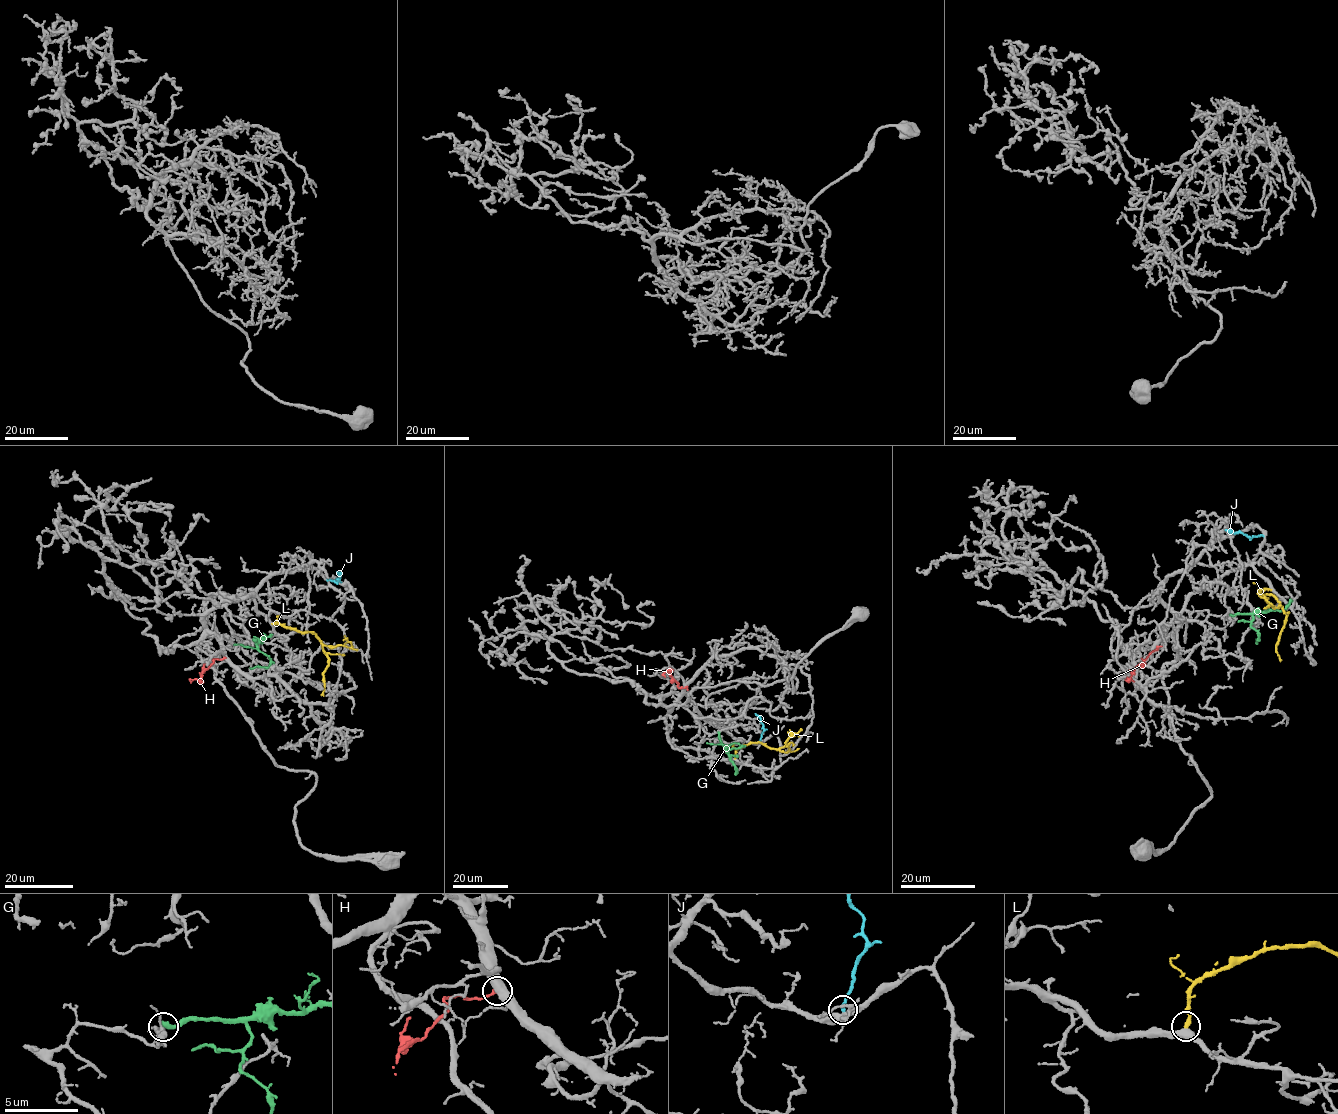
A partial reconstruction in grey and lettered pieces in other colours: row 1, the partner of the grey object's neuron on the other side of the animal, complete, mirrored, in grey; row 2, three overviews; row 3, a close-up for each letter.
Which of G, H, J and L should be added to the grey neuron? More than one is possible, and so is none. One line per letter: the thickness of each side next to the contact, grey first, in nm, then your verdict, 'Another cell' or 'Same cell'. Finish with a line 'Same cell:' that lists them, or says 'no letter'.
G: Thickness 320 nm (grey) against 400 nm. Another cell
H: Thickness 550 nm (grey) against 200 nm. Another cell
J: Thickness 440 nm (grey) against 200 nm. Another cell
L: Thickness 440 nm (grey) against 240 nm. Same cell
Same cell: L

